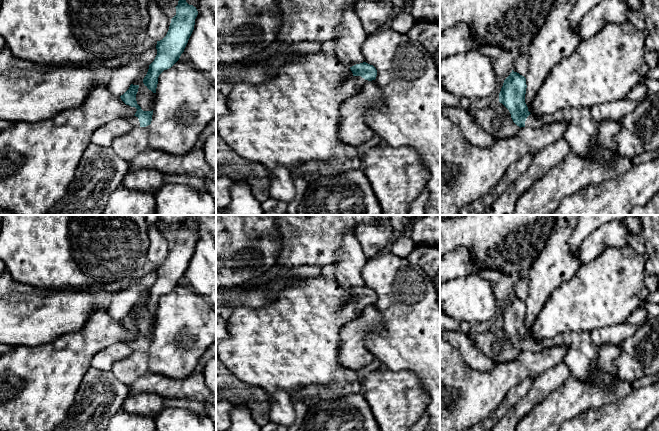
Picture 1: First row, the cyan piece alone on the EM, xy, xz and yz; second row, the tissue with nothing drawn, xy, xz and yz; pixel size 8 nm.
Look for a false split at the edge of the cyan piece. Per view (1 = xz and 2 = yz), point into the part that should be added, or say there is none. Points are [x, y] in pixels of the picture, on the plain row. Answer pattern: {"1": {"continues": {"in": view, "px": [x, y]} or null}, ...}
{"1": {"continues": {"in": "xz", "px": [351, 311]}}, "2": {"continues": {"in": "yz", "px": [532, 346]}}}

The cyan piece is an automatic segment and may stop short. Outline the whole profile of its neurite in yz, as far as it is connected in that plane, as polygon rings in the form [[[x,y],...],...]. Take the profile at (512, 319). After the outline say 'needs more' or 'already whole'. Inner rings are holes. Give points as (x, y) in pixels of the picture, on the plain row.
[[[512,294],[504,304],[499,317],[499,326],[509,334],[517,350],[536,353],[542,351],[544,347],[528,335],[525,327],[526,312],[526,302]]]; needs more

